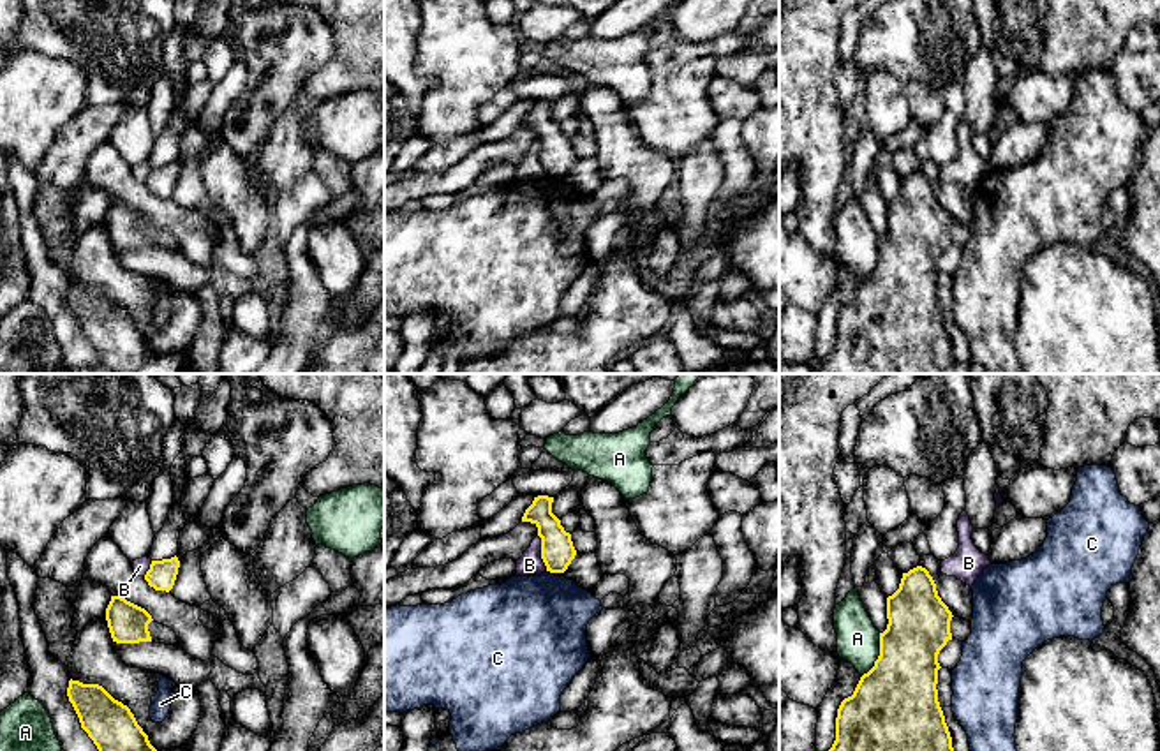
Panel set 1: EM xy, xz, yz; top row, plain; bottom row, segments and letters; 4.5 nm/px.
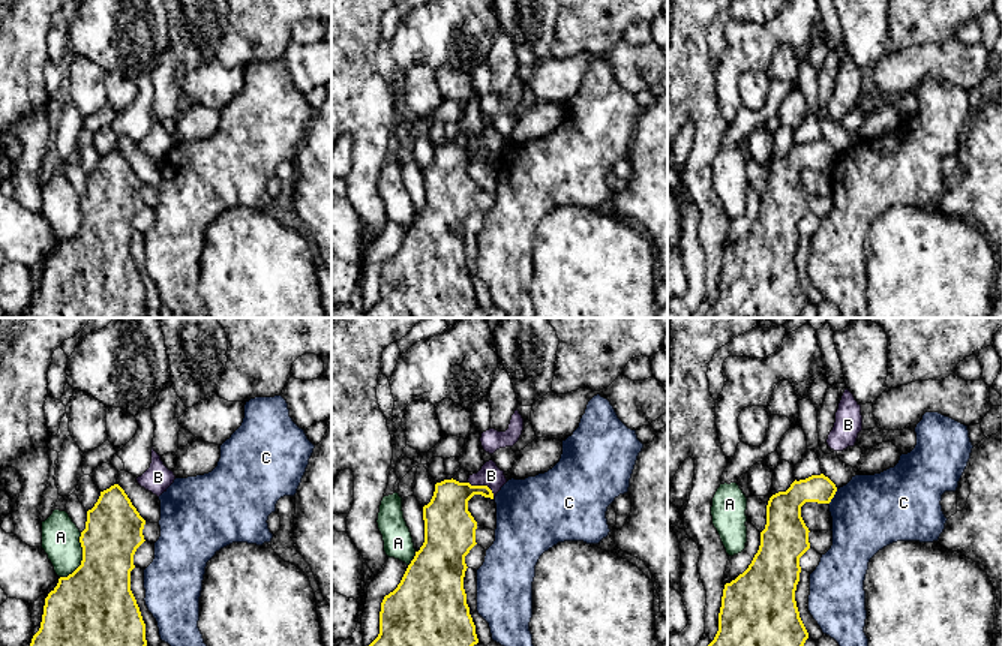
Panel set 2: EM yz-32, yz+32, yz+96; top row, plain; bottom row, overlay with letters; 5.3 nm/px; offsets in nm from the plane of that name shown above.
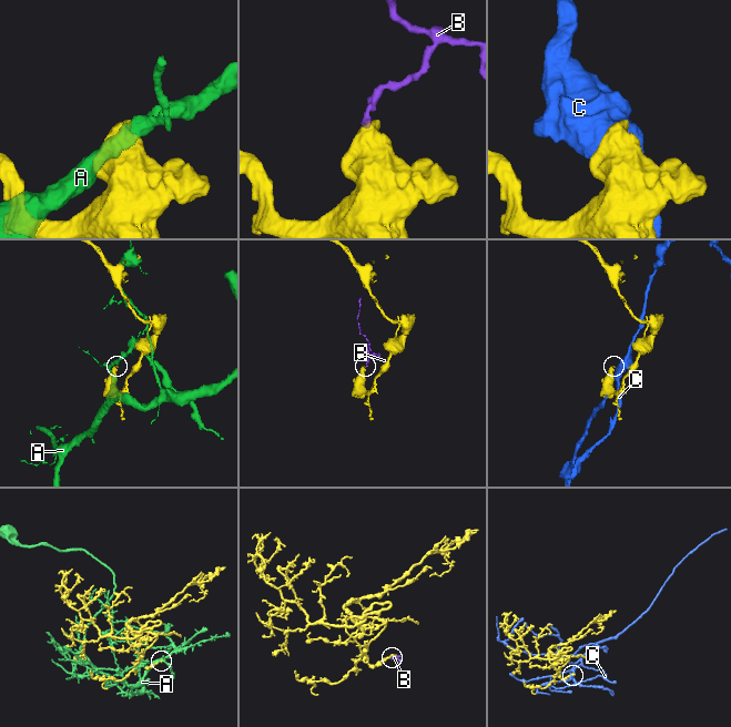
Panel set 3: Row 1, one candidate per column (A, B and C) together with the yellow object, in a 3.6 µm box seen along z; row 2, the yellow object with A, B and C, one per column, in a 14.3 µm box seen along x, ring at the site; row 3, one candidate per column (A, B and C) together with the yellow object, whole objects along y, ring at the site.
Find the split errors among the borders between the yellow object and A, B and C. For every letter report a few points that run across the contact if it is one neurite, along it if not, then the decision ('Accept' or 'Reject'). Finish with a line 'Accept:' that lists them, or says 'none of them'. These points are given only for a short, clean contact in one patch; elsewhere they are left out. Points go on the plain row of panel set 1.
A: Reject
B: Line: xz (538, 140), (542, 166), (547, 175). Reject
C: Line: xz (547, 175), (552, 178). Reject
Accept: none of them

